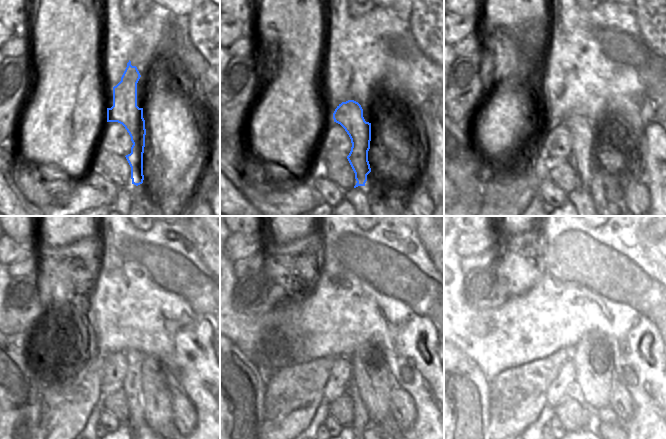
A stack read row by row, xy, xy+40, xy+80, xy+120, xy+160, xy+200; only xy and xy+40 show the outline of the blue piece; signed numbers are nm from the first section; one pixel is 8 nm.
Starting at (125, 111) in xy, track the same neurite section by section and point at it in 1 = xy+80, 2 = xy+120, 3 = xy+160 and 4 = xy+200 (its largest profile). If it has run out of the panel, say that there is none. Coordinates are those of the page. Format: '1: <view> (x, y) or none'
1: xy+80 (580, 128)
2: xy+120 (132, 381)
3: xy+160 (361, 419)
4: xy+200 (591, 419)

